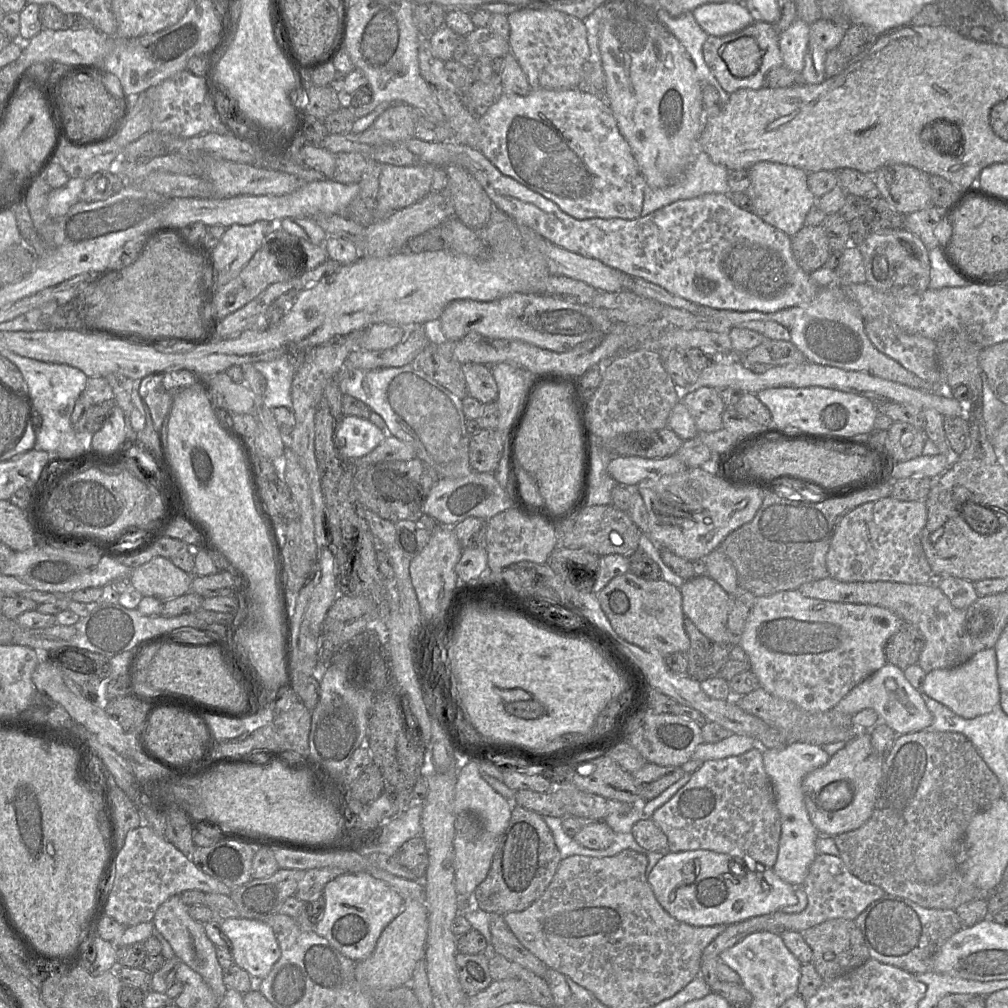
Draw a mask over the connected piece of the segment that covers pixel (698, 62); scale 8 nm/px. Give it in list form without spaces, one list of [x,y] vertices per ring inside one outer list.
[[[663,8],[654,9],[656,18],[678,39],[695,65],[696,74],[702,84],[713,86],[719,93],[718,105],[723,107],[729,100],[727,93],[711,73],[703,57],[703,44],[708,34],[699,26],[691,12],[672,16]]]

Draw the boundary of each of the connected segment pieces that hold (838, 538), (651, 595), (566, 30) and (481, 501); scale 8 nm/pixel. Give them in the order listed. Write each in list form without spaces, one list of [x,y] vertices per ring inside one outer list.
[[[892,497],[863,504],[845,515],[836,527],[826,555],[829,577],[841,582],[888,581],[922,585],[935,583],[935,576],[921,544],[921,532],[927,522],[925,501],[900,501]]]
[[[628,571],[614,577],[597,598],[615,632],[628,642],[663,656],[688,651],[690,640],[684,628],[680,588],[661,579],[645,580]]]
[[[523,9],[507,15],[510,53],[527,76],[531,90],[578,88],[590,50],[584,21],[556,10]]]
[[[472,471],[460,478],[440,478],[425,499],[421,512],[433,517],[441,526],[453,527],[469,517],[489,521],[495,515],[518,506],[520,498],[516,489],[511,486],[510,495],[500,486],[493,473]]]

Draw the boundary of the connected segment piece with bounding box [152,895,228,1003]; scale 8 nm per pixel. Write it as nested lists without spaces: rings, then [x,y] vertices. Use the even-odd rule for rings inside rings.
[[[179,895],[170,897],[159,906],[152,923],[155,930],[169,942],[175,956],[202,976],[220,1003],[228,988],[223,982],[223,968],[216,957],[216,946],[206,935],[204,924],[189,915],[188,906]]]

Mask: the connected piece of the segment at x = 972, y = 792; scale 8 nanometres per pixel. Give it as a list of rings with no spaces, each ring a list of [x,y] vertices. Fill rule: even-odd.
[[[924,730],[898,734],[889,754],[884,758],[883,776],[872,815],[858,829],[836,835],[834,841],[846,867],[861,881],[879,886],[887,895],[908,899],[925,908],[955,910],[964,903],[976,899],[988,899],[993,892],[981,890],[969,883],[961,873],[959,865],[962,862],[962,841],[970,820],[977,813],[987,809],[994,800],[1001,797],[1003,797],[1003,791],[997,776],[988,767],[972,742],[964,735],[957,732],[930,732]]]

